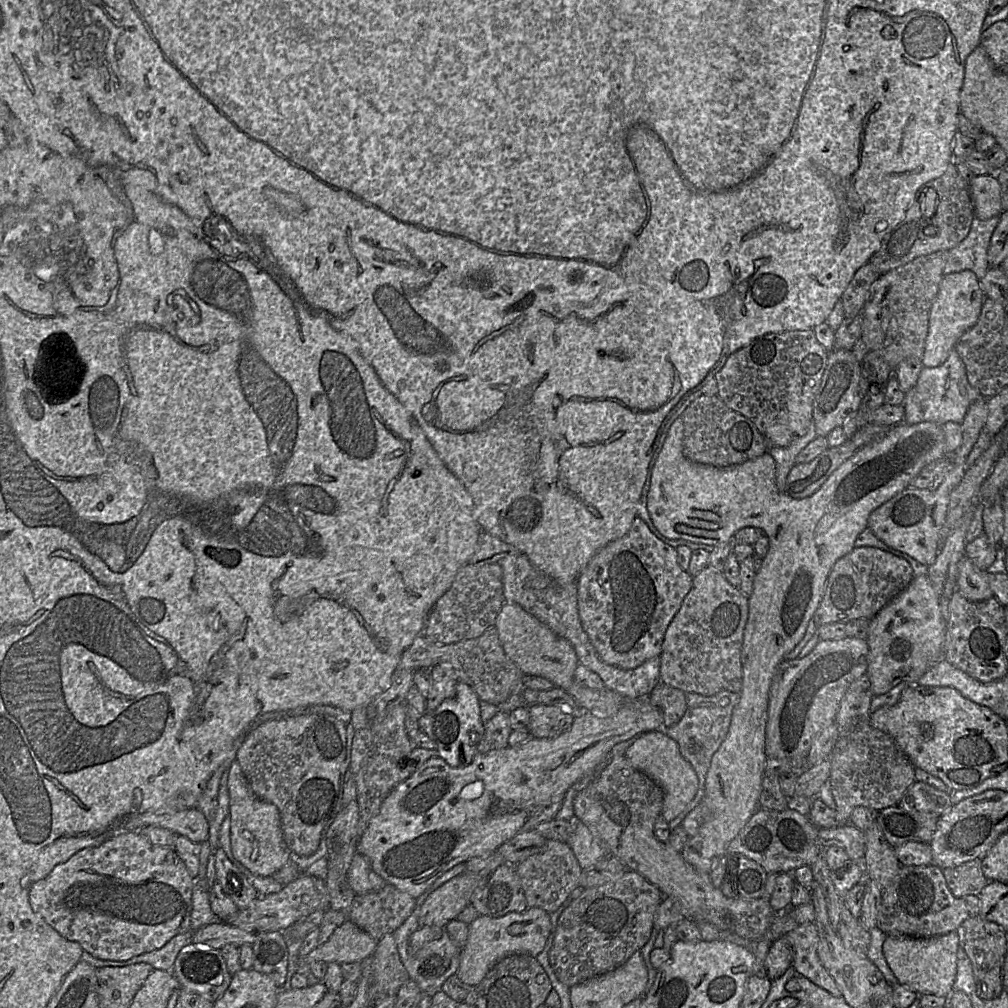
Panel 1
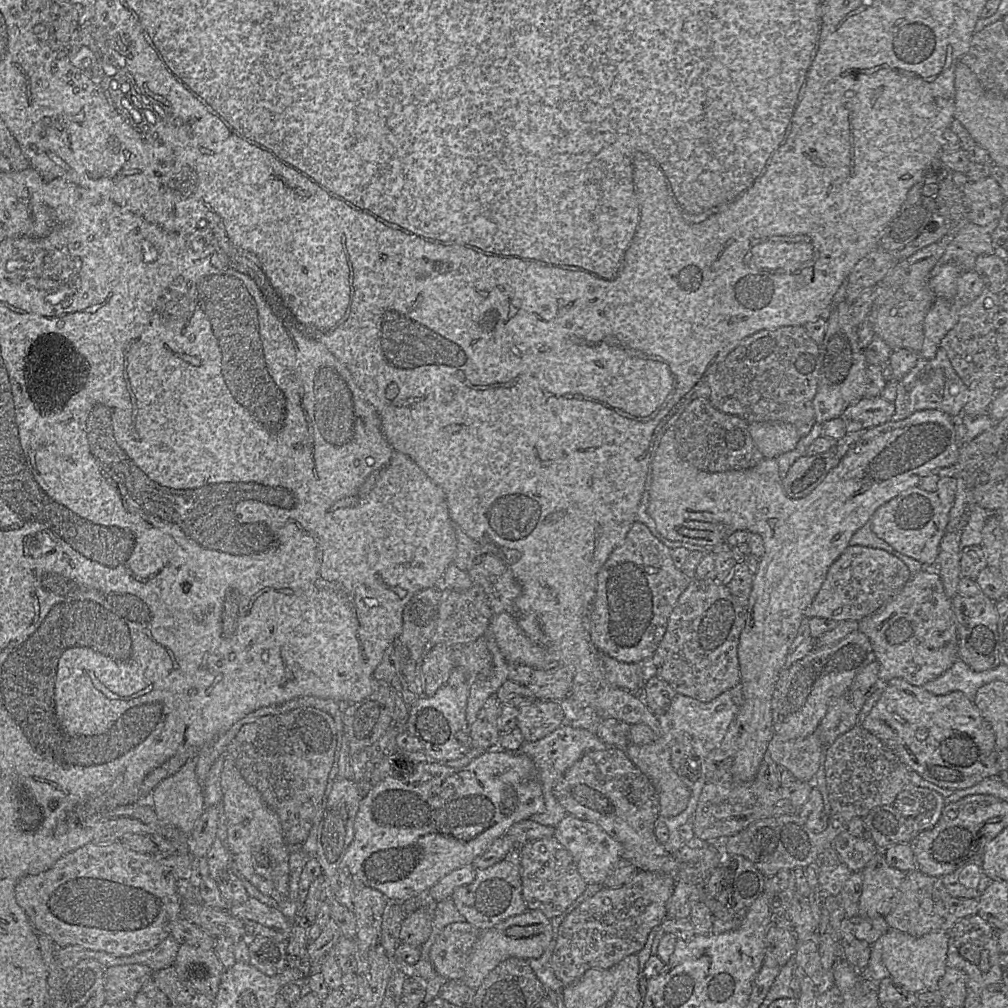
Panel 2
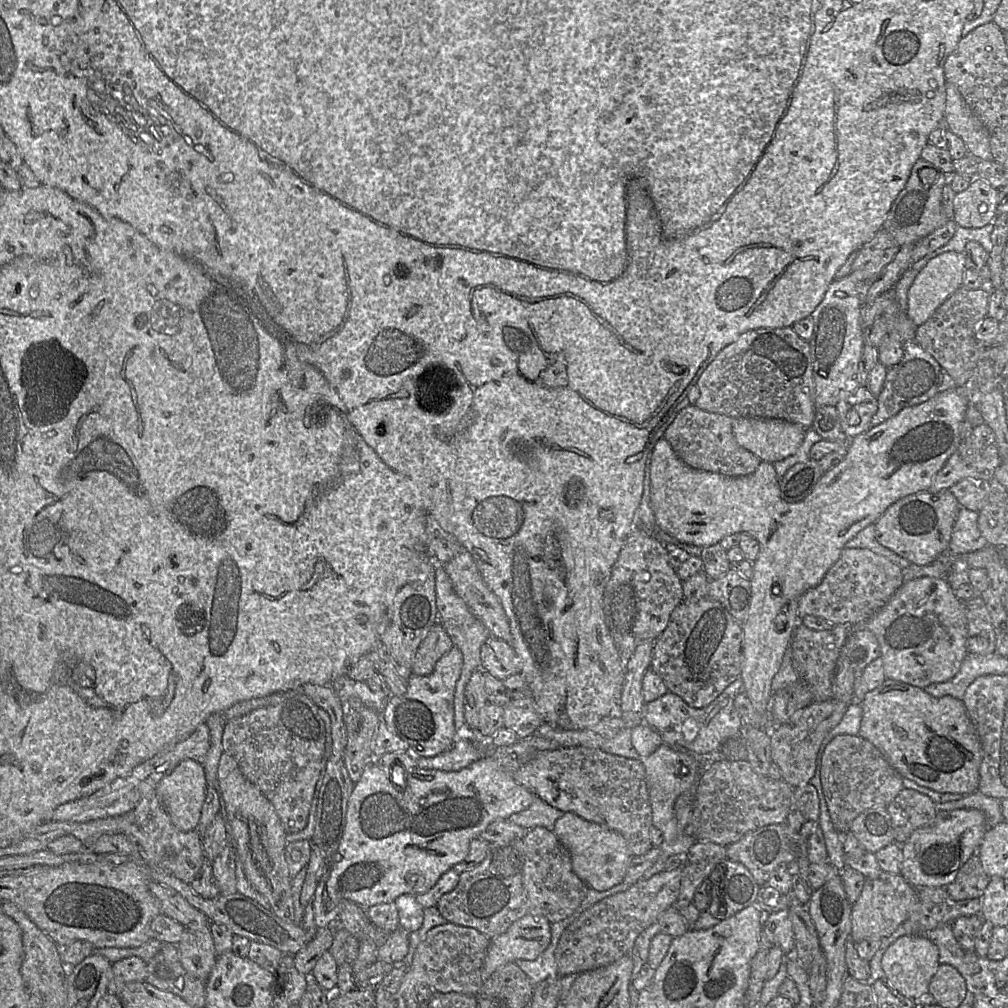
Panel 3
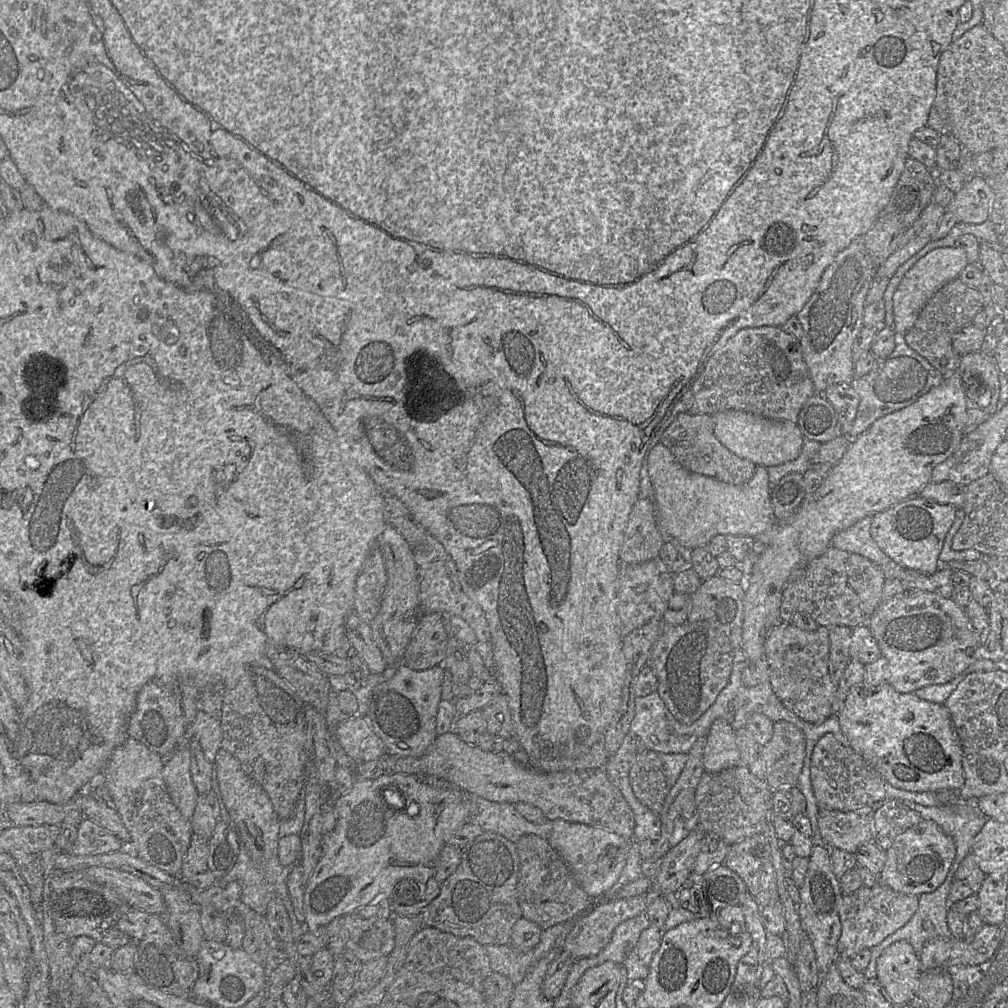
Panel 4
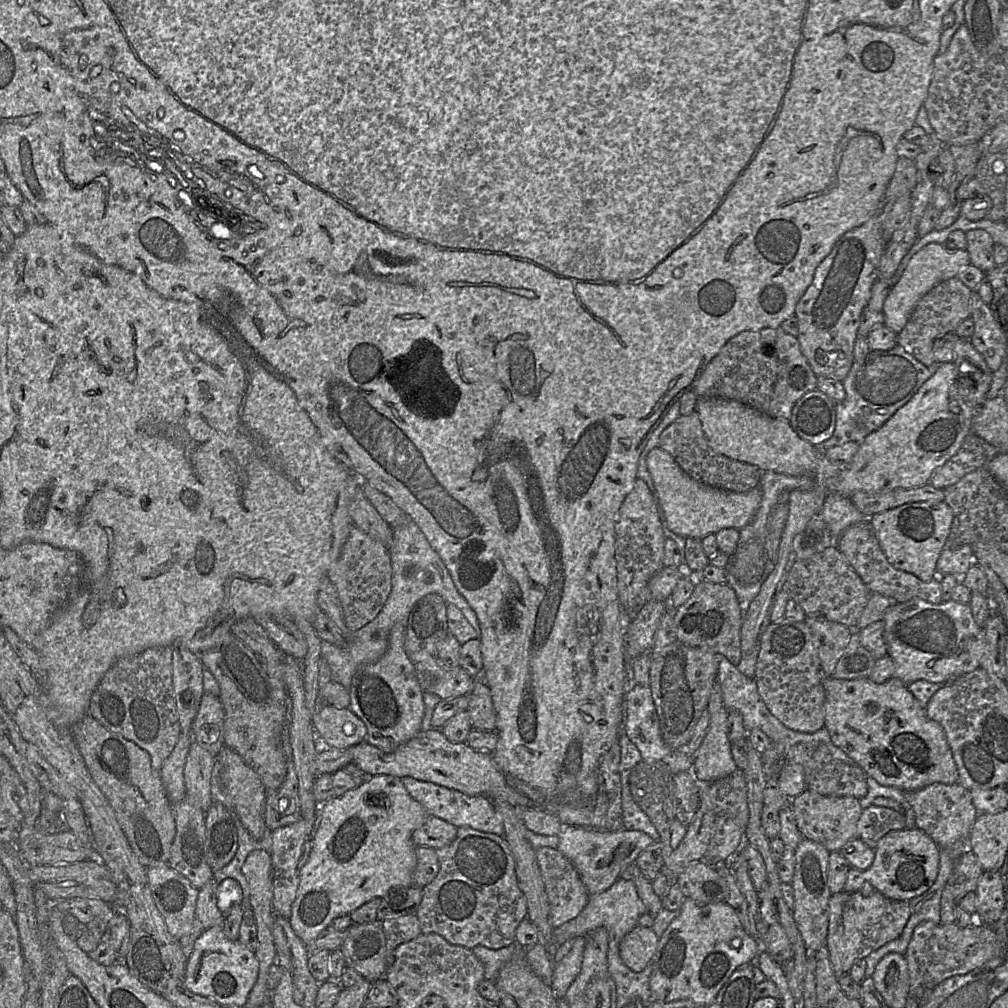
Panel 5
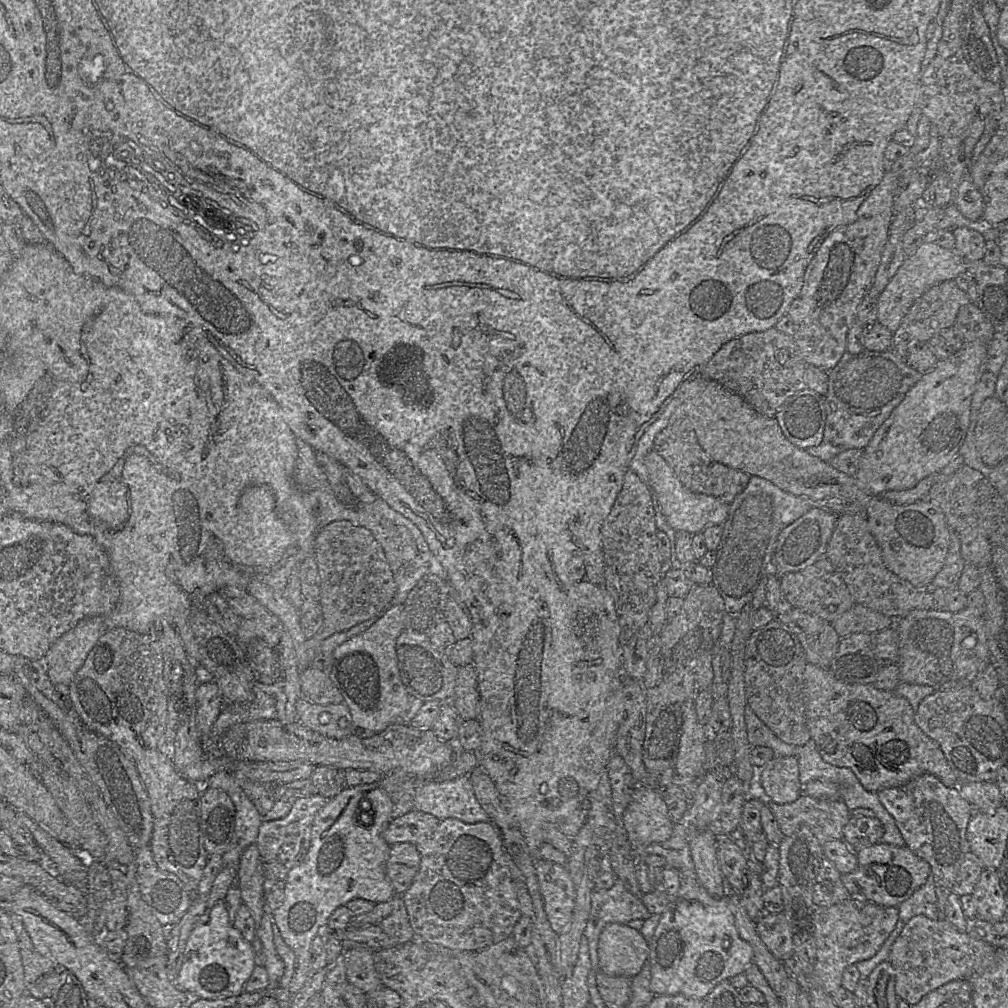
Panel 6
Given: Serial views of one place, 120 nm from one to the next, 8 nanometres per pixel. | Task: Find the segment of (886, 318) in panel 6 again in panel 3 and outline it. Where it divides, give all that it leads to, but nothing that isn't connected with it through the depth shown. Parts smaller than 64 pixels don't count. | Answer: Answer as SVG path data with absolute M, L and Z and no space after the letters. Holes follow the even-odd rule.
M944 252L930 259L915 277L907 293L907 315L916 326L922 325L935 310L962 286L966 266L965 253Z

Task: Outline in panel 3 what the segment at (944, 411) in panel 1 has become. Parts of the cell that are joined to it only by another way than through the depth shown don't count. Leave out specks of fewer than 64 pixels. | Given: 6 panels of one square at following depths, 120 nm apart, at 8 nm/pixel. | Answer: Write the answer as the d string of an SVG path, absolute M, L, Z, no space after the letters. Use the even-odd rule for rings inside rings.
M914 340L905 341L902 359L897 364L887 367L883 388L876 397L878 408L872 417L871 425L878 425L895 416L903 408L926 402L936 394L955 387L957 387L957 384L954 379L940 366L935 358Z

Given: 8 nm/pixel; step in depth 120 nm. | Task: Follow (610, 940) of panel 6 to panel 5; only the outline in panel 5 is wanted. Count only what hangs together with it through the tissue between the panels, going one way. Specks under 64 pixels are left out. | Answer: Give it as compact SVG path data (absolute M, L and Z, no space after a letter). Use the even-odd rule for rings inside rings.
M636 926L621 940L620 958L633 972L641 972L652 962L658 941L651 927Z

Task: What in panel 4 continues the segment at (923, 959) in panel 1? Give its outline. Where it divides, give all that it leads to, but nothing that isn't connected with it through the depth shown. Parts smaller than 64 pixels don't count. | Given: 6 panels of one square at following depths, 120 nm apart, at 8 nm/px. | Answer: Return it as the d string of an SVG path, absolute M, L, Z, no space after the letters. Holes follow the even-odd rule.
M907 941L894 942L879 956L876 973L893 1002L908 1004L919 988L922 974L919 956Z

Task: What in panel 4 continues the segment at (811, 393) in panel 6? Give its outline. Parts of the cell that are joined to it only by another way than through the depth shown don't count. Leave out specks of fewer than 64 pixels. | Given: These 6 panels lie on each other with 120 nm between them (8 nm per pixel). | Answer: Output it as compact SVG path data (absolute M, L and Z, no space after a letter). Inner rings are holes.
M815 393L802 406L797 422L803 439L826 443L842 435L837 414L823 393Z

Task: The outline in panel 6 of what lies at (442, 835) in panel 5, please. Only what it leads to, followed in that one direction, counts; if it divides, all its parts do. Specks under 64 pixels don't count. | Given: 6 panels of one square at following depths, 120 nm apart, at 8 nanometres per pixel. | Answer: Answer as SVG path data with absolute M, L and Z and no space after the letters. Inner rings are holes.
M412 810L392 820L382 833L382 837L389 845L402 842L415 844L430 836L439 823L440 820L431 814Z

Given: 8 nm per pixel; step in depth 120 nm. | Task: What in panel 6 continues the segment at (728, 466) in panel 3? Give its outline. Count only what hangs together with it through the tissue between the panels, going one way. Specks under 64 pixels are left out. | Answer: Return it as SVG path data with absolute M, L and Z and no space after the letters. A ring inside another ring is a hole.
M688 417L669 424L654 440L654 450L661 455L681 483L690 491L715 497L731 504L748 485L751 476L714 461L700 445Z

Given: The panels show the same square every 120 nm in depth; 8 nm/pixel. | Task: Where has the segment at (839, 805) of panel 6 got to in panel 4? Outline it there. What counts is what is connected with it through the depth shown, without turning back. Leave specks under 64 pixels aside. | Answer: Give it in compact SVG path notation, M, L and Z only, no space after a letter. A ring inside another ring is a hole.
M871 806L847 812L819 809L818 828L821 838L829 848L837 848L854 854L860 846L873 842L874 814L875 810Z

